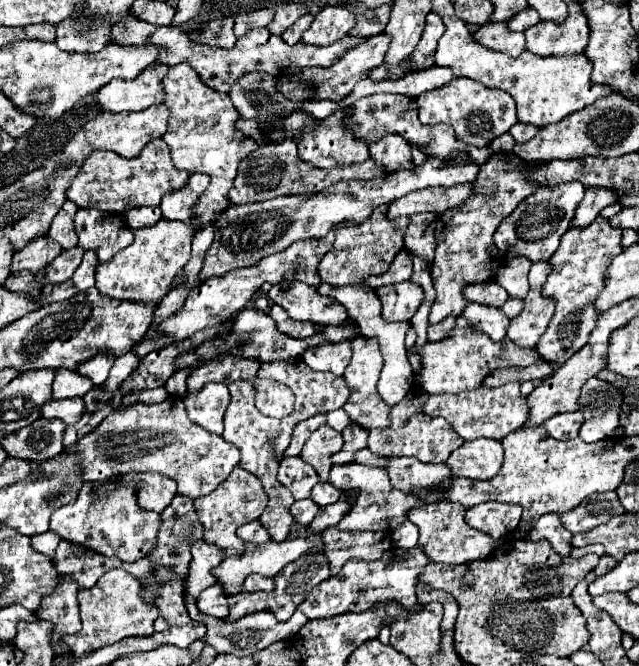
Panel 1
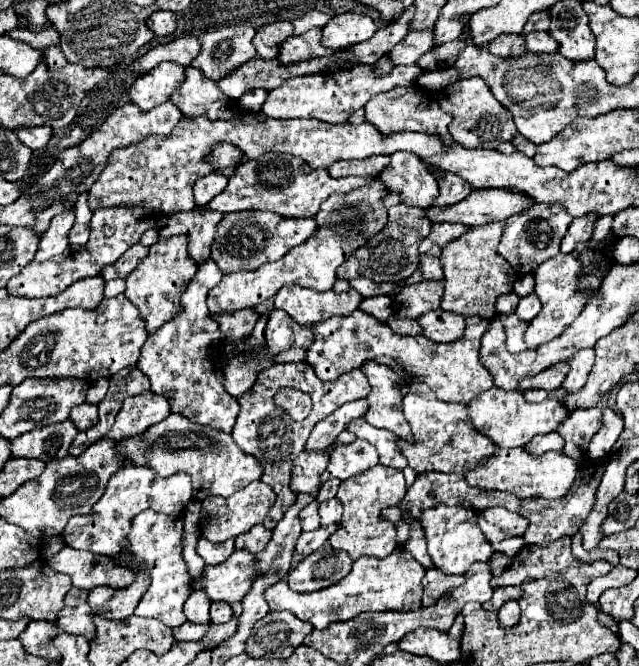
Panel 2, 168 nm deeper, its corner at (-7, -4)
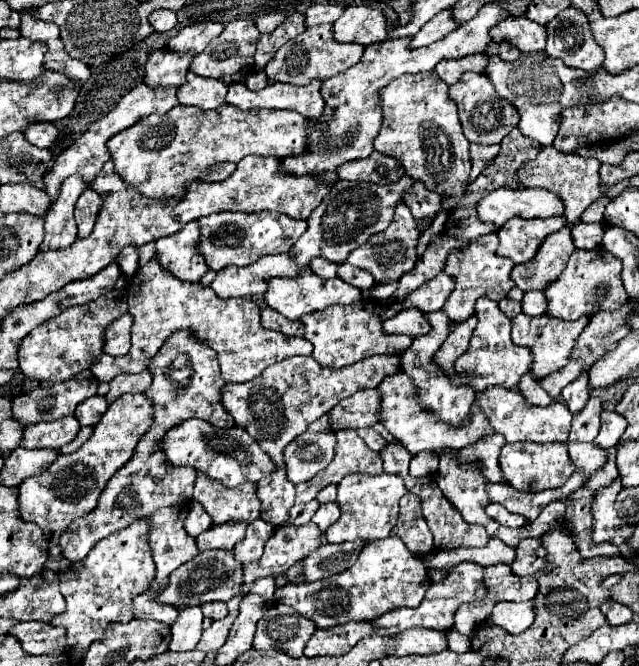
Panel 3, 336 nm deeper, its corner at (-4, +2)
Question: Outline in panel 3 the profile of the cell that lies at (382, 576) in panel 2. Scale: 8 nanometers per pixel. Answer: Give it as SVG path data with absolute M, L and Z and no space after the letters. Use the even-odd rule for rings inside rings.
M388 536L386 540L366 544L358 554L354 566L348 568L346 572L310 584L288 582L284 584L284 588L278 588L276 600L280 604L292 606L300 616L314 620L316 628L330 628L336 624L346 624L350 620L374 620L380 614L402 606L414 608L422 602L428 586L430 586L428 570L422 558L408 552L402 540L398 540L398 536ZM280 590L286 596L280 598Z

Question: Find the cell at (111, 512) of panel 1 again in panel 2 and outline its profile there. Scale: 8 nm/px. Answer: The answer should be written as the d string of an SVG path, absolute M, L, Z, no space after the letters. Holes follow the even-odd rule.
M145 510L139 516L135 516L131 532L129 532L129 552L133 558L139 558L145 566L143 572L151 576L151 586L139 600L135 608L135 616L143 618L157 618L169 628L177 628L187 622L183 614L183 604L189 598L189 568L183 560L183 546L181 546L181 534L183 534L183 516L181 514L157 514L153 510Z

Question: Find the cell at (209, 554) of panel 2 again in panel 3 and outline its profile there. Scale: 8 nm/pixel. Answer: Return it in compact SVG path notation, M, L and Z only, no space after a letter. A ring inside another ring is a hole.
M220 524L218 528L208 528L202 534L198 534L196 544L198 550L214 550L214 548L222 548L222 550L232 550L244 536L246 524Z

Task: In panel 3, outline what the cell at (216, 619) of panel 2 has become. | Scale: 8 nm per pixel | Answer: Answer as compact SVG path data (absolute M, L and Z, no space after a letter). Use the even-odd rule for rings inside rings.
M206 602L206 604L202 604L202 612L204 612L204 616L208 616L212 620L220 620L228 614L226 602Z

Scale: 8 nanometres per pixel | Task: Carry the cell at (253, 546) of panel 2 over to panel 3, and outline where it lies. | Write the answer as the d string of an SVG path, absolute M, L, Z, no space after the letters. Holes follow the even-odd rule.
M254 520L246 528L246 538L234 546L234 556L238 562L246 564L252 560L258 560L262 556L262 550L266 546L266 540L272 536L274 526L266 524L264 520Z

